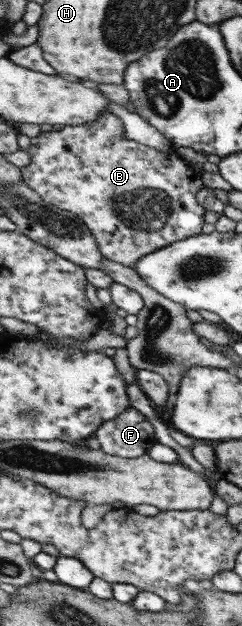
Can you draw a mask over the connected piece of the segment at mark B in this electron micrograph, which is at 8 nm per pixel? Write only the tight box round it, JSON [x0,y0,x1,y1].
[20,111,205,268]

